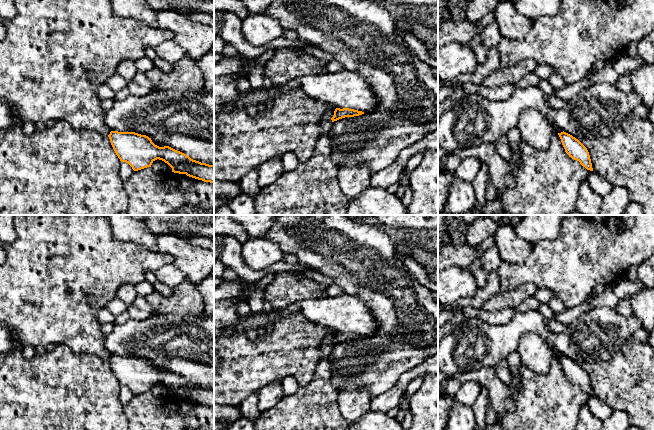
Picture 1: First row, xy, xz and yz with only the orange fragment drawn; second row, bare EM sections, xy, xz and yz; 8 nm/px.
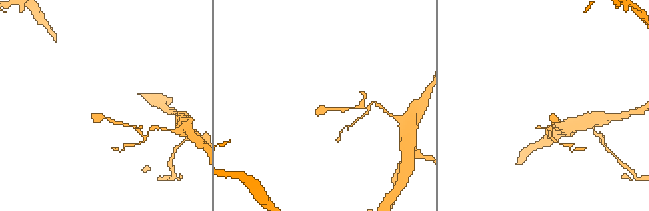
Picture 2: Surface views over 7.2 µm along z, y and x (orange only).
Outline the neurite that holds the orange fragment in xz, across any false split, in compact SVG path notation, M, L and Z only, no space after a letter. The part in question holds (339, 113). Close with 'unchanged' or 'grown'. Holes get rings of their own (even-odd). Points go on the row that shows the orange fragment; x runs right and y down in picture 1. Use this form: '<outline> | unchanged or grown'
M336 108L334 111L334 115L331 118L332 122L337 121L339 119L345 118L345 117L354 117L364 114L362 111L349 109L349 108Z | unchanged

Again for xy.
M111 131L108 137L120 161L128 163L134 171L151 167L159 159L167 163L174 173L214 183L214 165L193 160L169 146L159 147L146 135Z | unchanged

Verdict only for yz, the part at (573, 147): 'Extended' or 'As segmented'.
As segmented

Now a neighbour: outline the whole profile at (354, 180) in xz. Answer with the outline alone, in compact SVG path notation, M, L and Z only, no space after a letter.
M365 165L339 168L338 185L348 197L354 198L370 186L371 170Z

